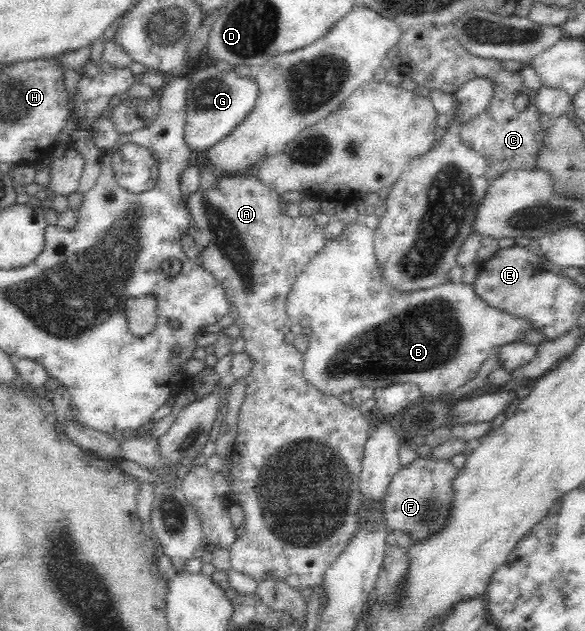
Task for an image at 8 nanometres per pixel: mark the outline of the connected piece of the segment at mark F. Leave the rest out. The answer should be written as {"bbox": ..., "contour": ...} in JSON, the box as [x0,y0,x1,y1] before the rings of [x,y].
{"bbox":[383,457,457,542],"contour":[[[418,457],[407,468],[399,470],[385,494],[383,515],[387,521],[387,530],[407,532],[413,542],[437,530],[448,517],[454,495],[452,480],[457,471],[449,459],[435,460],[428,457]]]}

